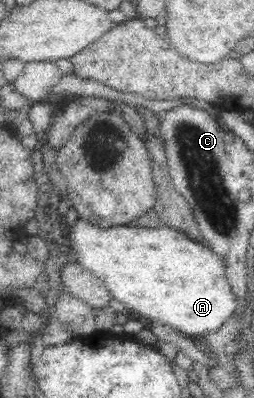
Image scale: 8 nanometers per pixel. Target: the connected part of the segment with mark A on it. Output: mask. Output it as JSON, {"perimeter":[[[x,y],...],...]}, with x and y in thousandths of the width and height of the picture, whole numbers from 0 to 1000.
{"perimeter":[[[311,548],[276,570],[280,648],[335,676],[362,681],[433,731],[441,754],[469,756],[504,779],[571,802],[618,802],[673,817],[720,842],[776,854],[811,837],[854,832],[917,794],[937,749],[909,736],[909,716],[886,696],[886,648],[854,643],[815,611],[776,608],[728,583],[634,565],[622,573],[559,573],[531,565],[402,573]]]}

